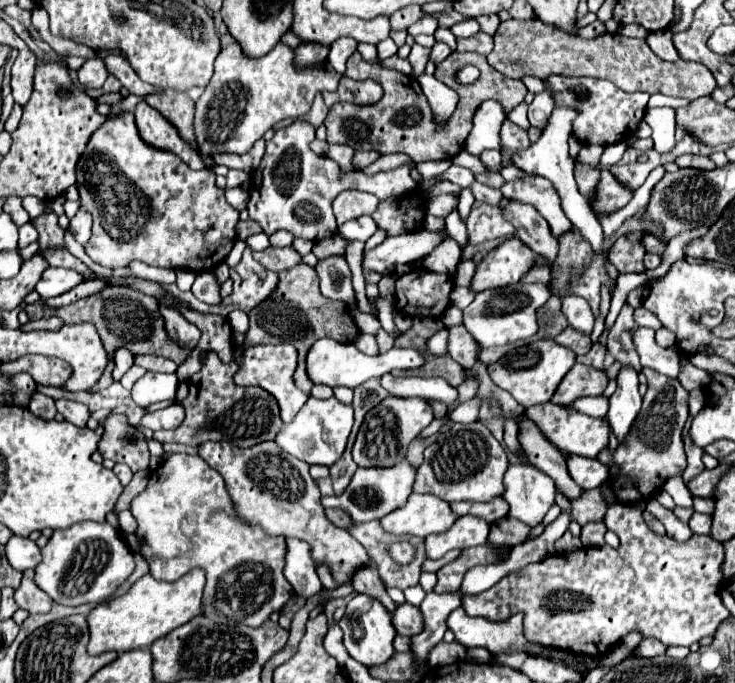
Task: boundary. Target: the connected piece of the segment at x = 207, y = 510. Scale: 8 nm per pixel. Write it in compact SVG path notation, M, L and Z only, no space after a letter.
M169 454L165 458L165 462L161 462L161 466L157 470L153 470L151 478L149 478L149 484L147 488L133 500L131 504L131 512L137 520L137 534L143 538L143 556L145 560L149 562L149 568L151 568L151 576L153 578L159 578L159 580L177 580L181 578L183 574L187 574L189 570L193 568L203 568L207 572L207 584L205 584L205 594L203 594L203 614L207 614L211 620L219 622L219 624L231 624L237 626L237 624L245 624L245 626L251 626L251 628L257 628L261 626L271 612L277 612L281 610L281 606L295 594L293 588L289 586L289 582L285 580L283 576L283 566L285 566L285 540L283 536L269 536L261 530L261 526L257 524L251 524L251 522L245 522L237 512L235 512L235 506L225 490L225 482L221 478L221 474L217 474L211 466L207 466L207 462L203 462L199 456L189 456L189 454Z

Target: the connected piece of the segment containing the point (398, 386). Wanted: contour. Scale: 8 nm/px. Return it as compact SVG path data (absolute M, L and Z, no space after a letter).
M385 374L381 376L381 386L391 396L419 396L423 400L441 400L449 406L457 398L457 390L449 386L443 378L417 378L417 376L395 378L391 374Z

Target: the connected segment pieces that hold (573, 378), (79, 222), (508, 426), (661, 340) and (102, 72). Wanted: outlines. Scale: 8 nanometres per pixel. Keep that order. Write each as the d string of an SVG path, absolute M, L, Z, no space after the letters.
M575 364L557 386L551 402L567 406L583 396L601 396L605 388L607 388L607 374L603 370Z
M77 210L77 214L71 218L69 222L69 232L73 234L73 238L85 246L85 242L89 240L91 236L91 224L93 224L93 218L87 210Z
M505 420L504 422L504 442L507 448L514 454L520 450L520 444L518 442L518 426L514 420Z
M662 327L655 332L655 340L659 346L668 348L675 345L676 337L672 331Z
M91 58L79 68L77 76L79 76L79 84L83 88L101 88L105 84L109 72L101 58Z

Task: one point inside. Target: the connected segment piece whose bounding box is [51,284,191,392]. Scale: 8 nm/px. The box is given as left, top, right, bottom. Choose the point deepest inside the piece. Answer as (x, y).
(125, 318)

